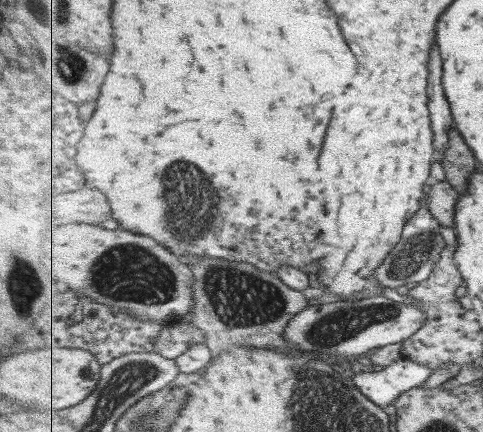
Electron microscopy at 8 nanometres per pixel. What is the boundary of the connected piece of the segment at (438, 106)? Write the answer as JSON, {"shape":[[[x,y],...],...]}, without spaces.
{"shape":[[[433,52],[433,76],[429,76],[429,96],[431,96],[431,112],[433,112],[433,130],[435,130],[435,148],[439,154],[437,162],[443,162],[447,156],[447,144],[449,144],[449,130],[453,128],[453,116],[451,106],[447,102],[443,84],[443,60],[439,52]]]}

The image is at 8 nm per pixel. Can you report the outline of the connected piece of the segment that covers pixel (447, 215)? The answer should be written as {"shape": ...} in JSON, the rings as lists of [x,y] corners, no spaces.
{"shape":[[[448,179],[439,181],[428,186],[429,192],[429,211],[444,226],[457,228],[455,223],[455,210],[457,202],[461,198],[461,193]]]}

